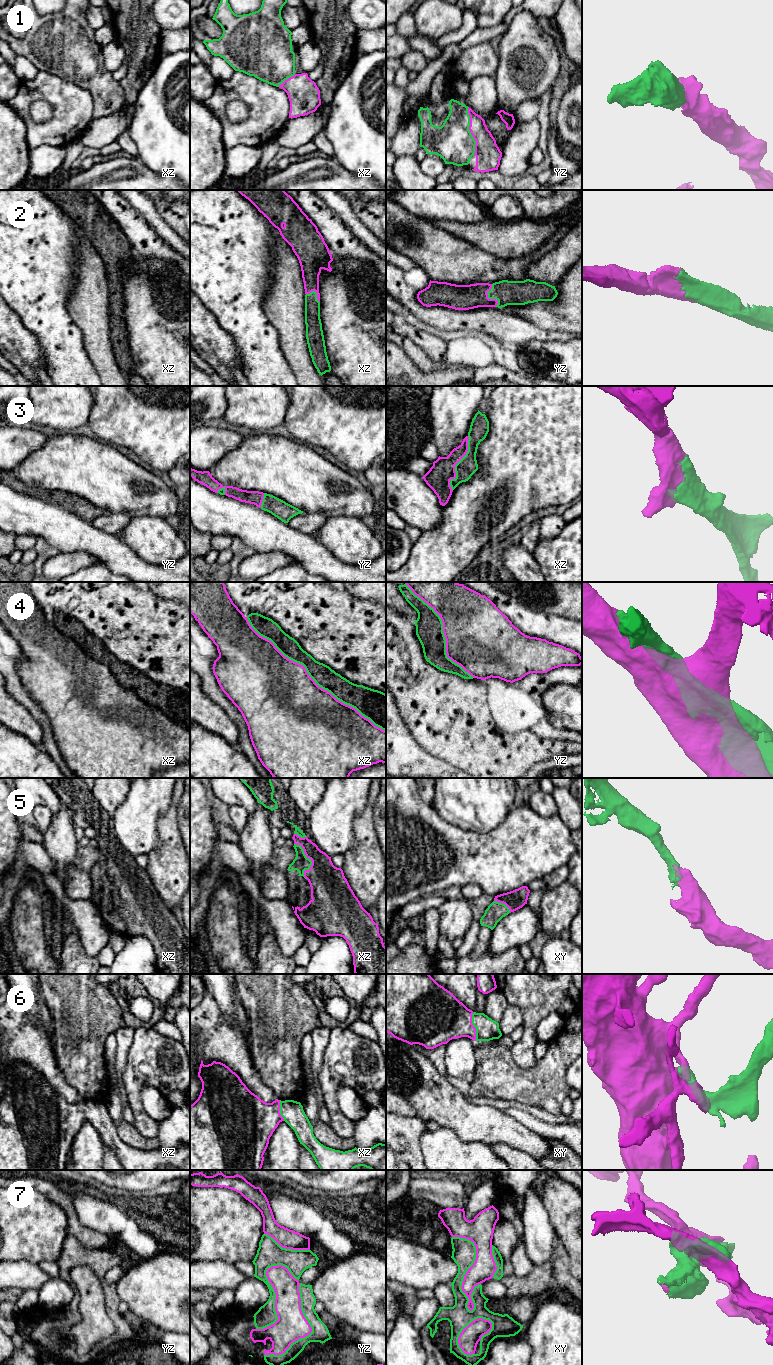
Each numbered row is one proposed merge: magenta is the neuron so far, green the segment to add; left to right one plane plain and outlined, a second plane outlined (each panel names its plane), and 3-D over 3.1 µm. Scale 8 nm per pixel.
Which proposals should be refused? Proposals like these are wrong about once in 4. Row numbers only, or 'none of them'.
4, 7

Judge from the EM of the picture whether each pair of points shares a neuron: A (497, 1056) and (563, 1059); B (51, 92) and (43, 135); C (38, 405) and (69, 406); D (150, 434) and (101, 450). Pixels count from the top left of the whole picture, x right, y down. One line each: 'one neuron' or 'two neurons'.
A: one neuron
B: one neuron
C: one neuron
D: two neurons

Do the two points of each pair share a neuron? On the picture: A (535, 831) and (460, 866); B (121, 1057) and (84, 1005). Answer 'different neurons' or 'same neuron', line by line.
A: same neuron
B: different neurons

